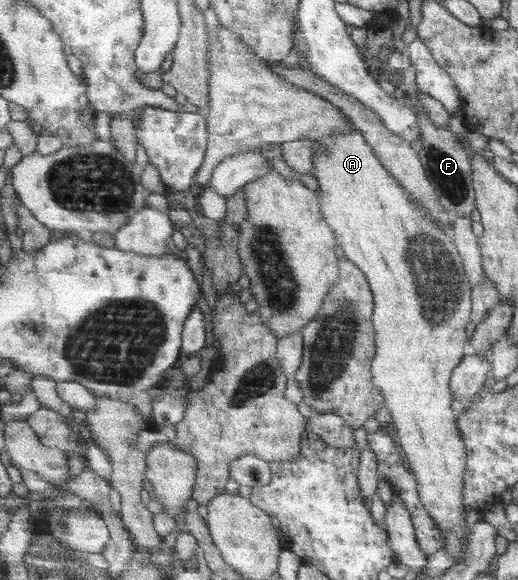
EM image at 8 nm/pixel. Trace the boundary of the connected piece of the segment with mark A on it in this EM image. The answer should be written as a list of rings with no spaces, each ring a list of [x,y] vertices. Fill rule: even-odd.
[[[351,121],[351,129],[348,134],[336,134],[336,145],[324,146],[320,148],[320,145],[316,145],[315,165],[316,165],[316,178],[320,184],[320,197],[323,199],[323,211],[327,221],[331,223],[331,226],[335,229],[337,237],[339,238],[339,245],[341,250],[344,250],[345,255],[352,261],[356,262],[356,265],[364,271],[368,280],[371,283],[372,290],[375,292],[375,330],[377,333],[377,356],[373,362],[373,369],[375,374],[375,384],[382,389],[384,397],[387,397],[387,407],[392,414],[393,421],[391,427],[397,429],[400,445],[407,454],[408,465],[414,470],[417,477],[418,490],[420,497],[422,497],[423,505],[429,510],[434,520],[438,522],[439,529],[443,530],[443,536],[447,537],[444,549],[448,555],[452,557],[456,564],[459,564],[465,552],[467,551],[467,536],[470,531],[466,527],[465,520],[465,505],[463,504],[463,487],[464,480],[463,475],[466,471],[466,442],[463,440],[463,436],[460,433],[459,427],[456,427],[456,413],[452,411],[450,403],[452,403],[452,393],[448,389],[448,383],[451,383],[450,373],[458,367],[460,359],[464,353],[464,343],[466,343],[466,325],[470,321],[470,287],[468,287],[468,276],[464,270],[463,259],[453,242],[453,239],[448,231],[442,230],[438,226],[437,222],[434,222],[429,218],[429,215],[422,213],[415,207],[415,203],[411,201],[410,194],[407,189],[404,188],[402,182],[395,177],[394,174],[388,170],[388,167],[384,166],[384,163],[380,161],[379,155],[368,144],[366,136],[355,127],[355,124]],[[424,313],[456,313],[456,315],[424,315]],[[430,319],[432,321],[438,321],[438,325],[448,325],[448,327],[438,327],[438,329],[452,329],[452,331],[428,331],[430,329]]]

